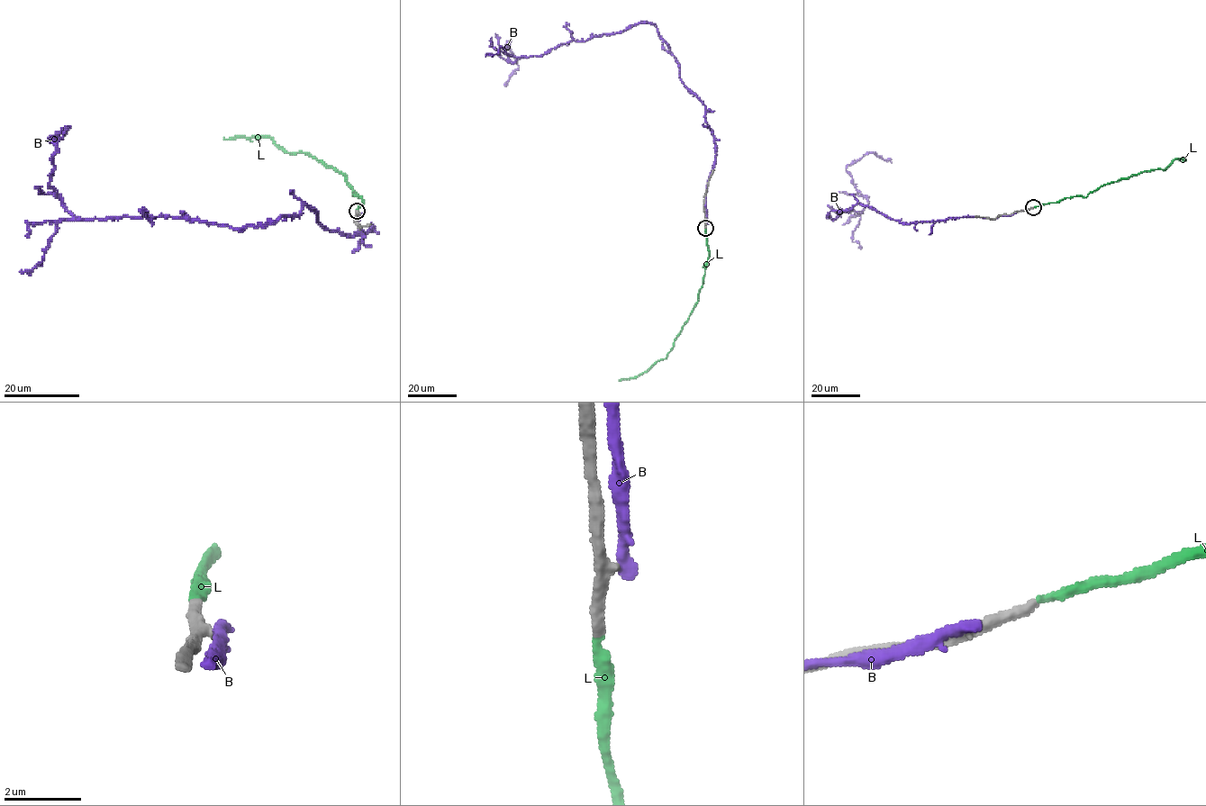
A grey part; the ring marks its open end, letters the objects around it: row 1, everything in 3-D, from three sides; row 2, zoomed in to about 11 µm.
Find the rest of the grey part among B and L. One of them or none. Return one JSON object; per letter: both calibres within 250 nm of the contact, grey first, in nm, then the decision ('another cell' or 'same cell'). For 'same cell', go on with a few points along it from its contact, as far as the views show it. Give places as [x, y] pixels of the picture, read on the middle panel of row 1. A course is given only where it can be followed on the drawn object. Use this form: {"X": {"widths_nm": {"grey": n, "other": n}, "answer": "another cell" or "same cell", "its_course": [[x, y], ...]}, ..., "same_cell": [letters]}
{"B": {"widths_nm": {"grey": 280, "other": 380}, "answer": "another cell"}, "L": {"widths_nm": {"grey": 280, "other": 240}, "answer": "same cell", "its_course": [[705, 228], [709, 257], [702, 287], [695, 305], [672, 348], [648, 370], [619, 380]]}, "same_cell": ["L"]}

